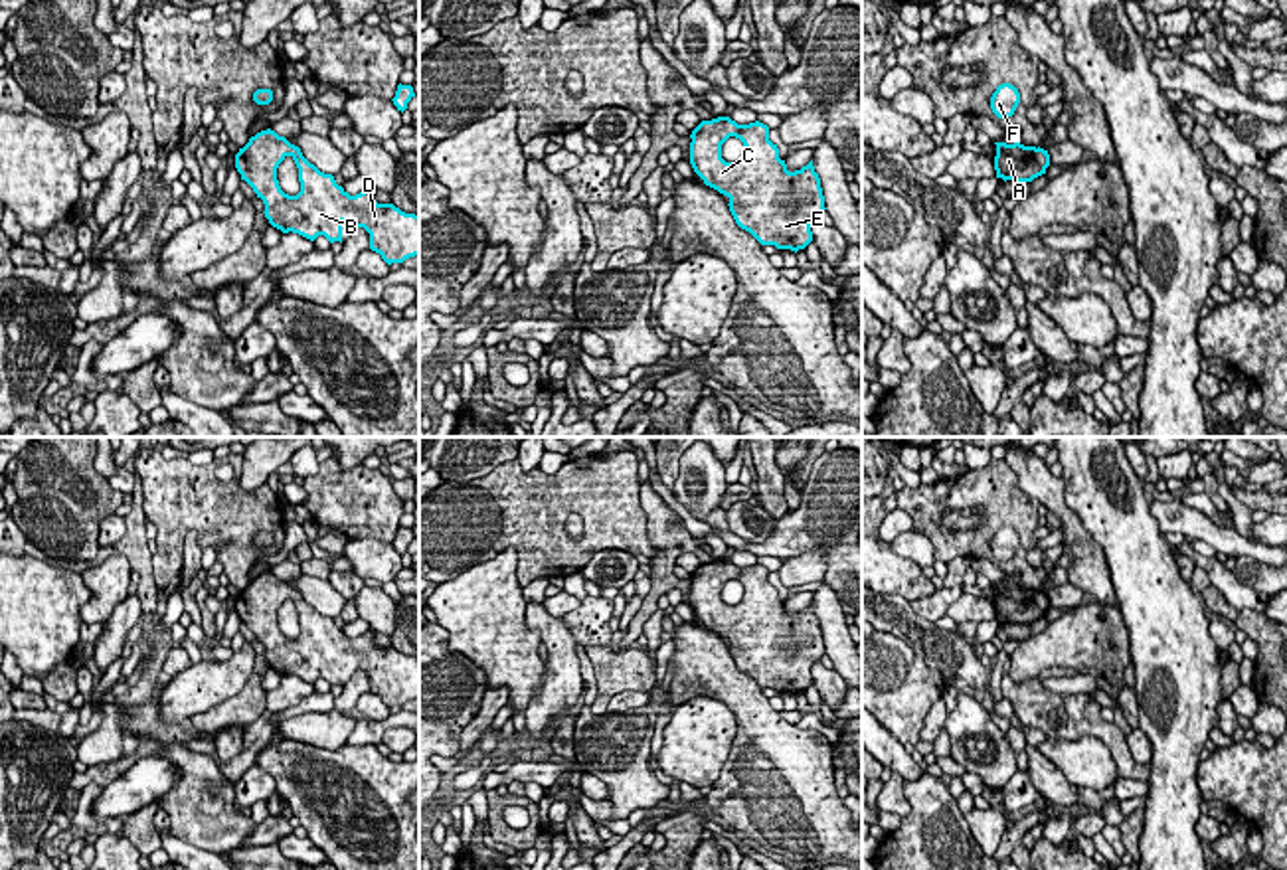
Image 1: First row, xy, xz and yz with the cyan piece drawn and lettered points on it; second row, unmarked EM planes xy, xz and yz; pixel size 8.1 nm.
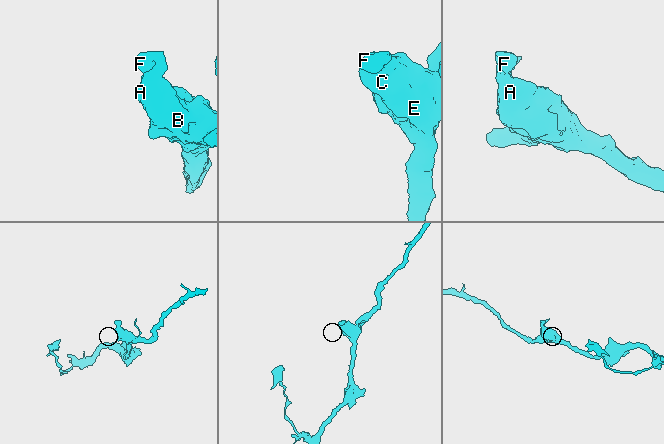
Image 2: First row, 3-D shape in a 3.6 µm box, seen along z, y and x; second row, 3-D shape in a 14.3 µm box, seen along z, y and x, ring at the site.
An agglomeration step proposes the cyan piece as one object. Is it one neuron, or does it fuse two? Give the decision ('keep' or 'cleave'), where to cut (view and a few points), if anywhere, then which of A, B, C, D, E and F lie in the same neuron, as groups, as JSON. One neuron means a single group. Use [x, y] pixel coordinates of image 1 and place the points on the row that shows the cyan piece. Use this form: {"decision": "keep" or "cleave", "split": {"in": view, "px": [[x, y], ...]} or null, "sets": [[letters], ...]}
{"decision": "keep", "split": null, "sets": [["A", "B", "C", "D", "E", "F"]]}

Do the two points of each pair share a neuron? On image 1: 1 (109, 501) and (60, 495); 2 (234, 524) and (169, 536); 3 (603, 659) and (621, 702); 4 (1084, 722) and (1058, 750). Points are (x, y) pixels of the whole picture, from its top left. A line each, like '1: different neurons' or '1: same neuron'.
1: same neuron
2: same neuron
3: different neurons
4: different neurons

